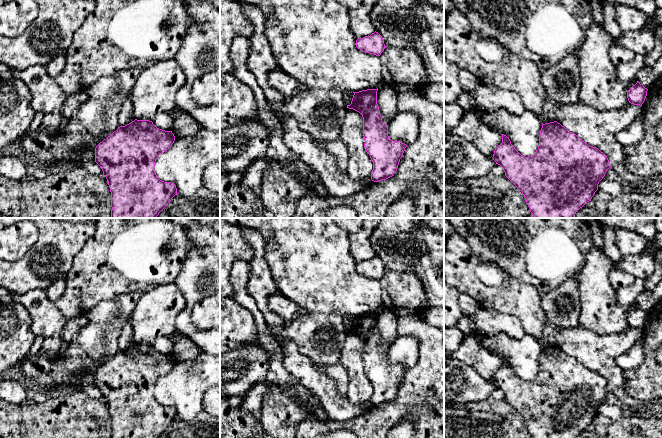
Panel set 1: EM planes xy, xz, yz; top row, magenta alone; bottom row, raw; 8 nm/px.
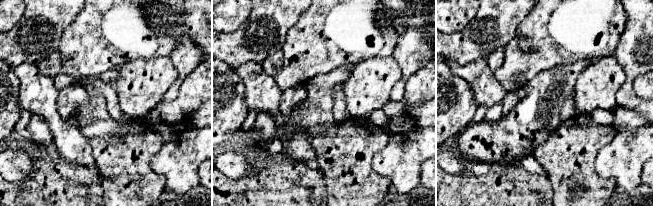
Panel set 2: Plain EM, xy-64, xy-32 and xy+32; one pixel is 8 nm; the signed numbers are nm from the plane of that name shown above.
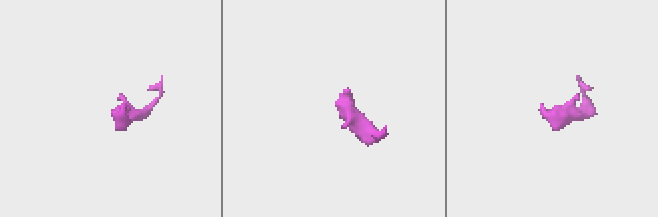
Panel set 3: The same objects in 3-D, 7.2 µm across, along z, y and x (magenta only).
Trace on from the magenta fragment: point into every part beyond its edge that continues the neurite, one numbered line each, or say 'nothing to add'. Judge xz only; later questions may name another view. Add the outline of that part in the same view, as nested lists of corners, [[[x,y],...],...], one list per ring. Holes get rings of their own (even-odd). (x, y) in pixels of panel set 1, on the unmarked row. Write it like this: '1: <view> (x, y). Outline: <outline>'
nothing to add

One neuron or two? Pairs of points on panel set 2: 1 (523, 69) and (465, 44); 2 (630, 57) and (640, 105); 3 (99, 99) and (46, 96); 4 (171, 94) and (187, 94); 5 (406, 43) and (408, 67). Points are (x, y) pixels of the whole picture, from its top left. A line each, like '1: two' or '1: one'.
1: two
2: one
3: two
4: two
5: one

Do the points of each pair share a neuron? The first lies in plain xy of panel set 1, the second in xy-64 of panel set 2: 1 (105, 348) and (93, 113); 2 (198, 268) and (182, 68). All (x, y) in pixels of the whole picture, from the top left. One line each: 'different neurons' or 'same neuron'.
1: same neuron
2: same neuron

